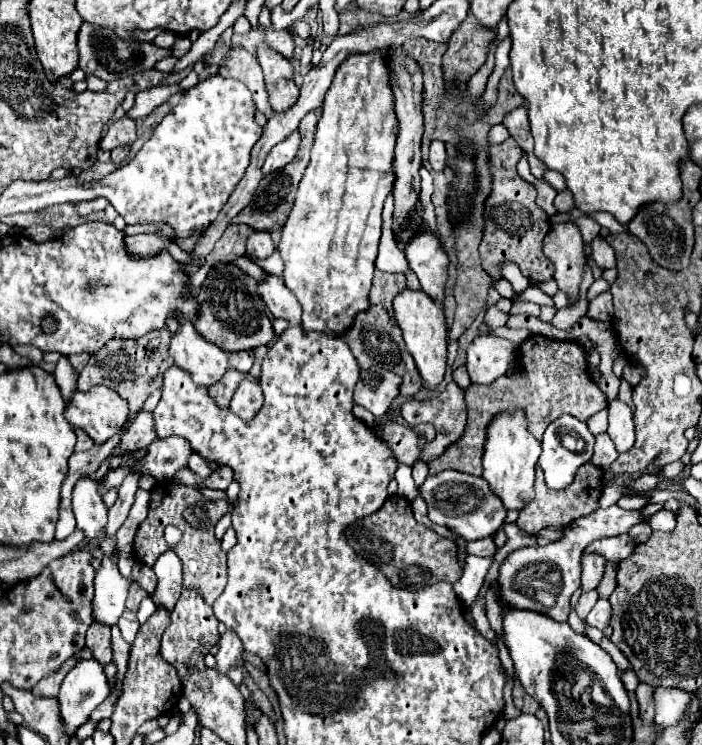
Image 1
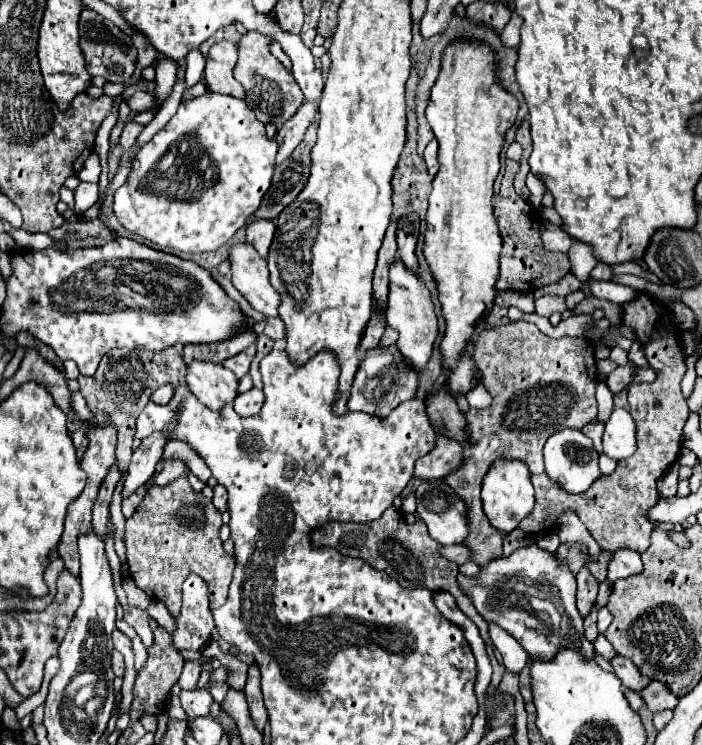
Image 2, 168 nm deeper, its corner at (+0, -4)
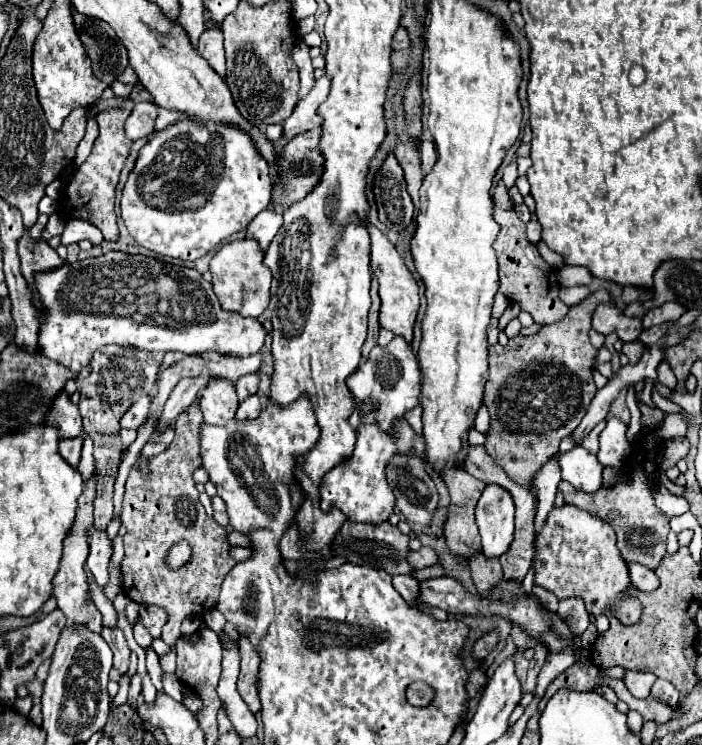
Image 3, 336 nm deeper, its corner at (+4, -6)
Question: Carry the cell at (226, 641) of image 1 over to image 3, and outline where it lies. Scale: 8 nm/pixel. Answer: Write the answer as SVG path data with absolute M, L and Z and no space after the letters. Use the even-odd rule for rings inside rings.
M164 673L162 679L165 693L171 696L176 701L182 702L183 696L180 692L180 681L176 677L176 675Z

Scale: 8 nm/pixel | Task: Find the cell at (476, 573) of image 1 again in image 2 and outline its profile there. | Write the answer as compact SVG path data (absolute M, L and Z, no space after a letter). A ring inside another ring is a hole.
M489 624L489 636L503 656L505 670L519 674L527 666L529 654L521 648L521 644L517 644L517 640L513 640L513 636L509 636L509 632L505 632L497 624Z

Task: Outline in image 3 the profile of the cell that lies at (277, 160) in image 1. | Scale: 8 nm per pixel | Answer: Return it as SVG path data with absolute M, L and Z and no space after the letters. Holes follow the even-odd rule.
M323 74L319 80L315 80L315 86L311 88L311 92L297 102L293 114L285 120L283 124L285 142L293 140L297 134L303 134L307 130L321 126L321 118L317 118L317 108L325 102L327 92L329 92L329 76Z

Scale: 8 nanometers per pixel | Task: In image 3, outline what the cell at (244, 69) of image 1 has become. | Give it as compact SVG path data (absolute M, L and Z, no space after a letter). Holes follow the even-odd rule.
M209 28L199 38L199 56L209 62L209 66L225 78L225 50L223 50L223 34L217 28Z

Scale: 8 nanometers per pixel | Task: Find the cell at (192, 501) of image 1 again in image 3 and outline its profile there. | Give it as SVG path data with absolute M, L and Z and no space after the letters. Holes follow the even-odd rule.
M197 404L189 406L189 410L185 410L185 414L181 414L175 422L175 440L171 442L171 446L151 458L151 476L143 478L137 468L131 470L127 484L125 484L125 498L123 498L123 510L121 510L121 522L127 528L125 534L125 560L121 564L121 572L123 572L123 588L127 592L127 596L137 602L137 604L155 604L161 606L167 612L167 624L163 626L163 642L167 642L169 646L175 646L177 642L177 630L185 618L185 614L197 614L203 616L209 610L215 608L217 604L217 596L219 596L219 588L221 582L225 578L225 574L229 574L229 570L237 564L231 556L229 556L229 542L227 542L227 530L223 526L219 526L211 516L205 514L205 508L199 502L199 492L195 488L193 482L193 472L201 466L201 458L199 458L199 432L201 432L203 420L201 420L201 410ZM187 540L187 544L191 546L191 560L181 566L181 570L169 570L167 566L167 554L169 548L175 546L177 542Z

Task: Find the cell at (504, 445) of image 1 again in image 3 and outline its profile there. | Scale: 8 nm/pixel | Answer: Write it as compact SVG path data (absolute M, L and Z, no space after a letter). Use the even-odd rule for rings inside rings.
M497 484L485 486L475 506L475 520L483 538L485 556L501 556L513 540L515 504L509 492Z

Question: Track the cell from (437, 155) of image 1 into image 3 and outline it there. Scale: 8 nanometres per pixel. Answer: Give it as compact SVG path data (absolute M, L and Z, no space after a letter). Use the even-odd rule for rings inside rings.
M423 140L421 146L419 146L419 152L421 152L421 168L425 174L431 172L435 160L437 160L437 154L435 154L435 144L431 140Z

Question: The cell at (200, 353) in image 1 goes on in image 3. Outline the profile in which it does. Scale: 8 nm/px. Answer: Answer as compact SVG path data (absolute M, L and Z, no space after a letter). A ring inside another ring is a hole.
M211 378L207 386L201 390L197 404L207 424L223 426L235 416L239 400L233 384L229 384L225 378Z

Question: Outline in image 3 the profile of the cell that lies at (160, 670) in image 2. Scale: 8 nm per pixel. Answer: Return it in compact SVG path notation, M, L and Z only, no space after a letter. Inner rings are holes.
M141 606L139 614L141 614L143 626L151 632L151 636L161 638L163 624L165 624L165 618L167 618L165 610L161 610L159 606Z

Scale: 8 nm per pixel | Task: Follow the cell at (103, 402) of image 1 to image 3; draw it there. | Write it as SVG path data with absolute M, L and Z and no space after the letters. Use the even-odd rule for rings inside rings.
M93 474L83 488L83 494L77 500L77 516L75 522L67 534L67 538L63 540L63 558L59 564L59 570L53 578L53 596L57 598L57 606L65 612L67 616L67 624L73 622L81 622L87 624L89 628L101 632L101 614L97 612L97 608L87 602L87 576L85 576L85 560L89 554L89 530L93 528L93 500L95 500L95 488L97 488L97 474Z

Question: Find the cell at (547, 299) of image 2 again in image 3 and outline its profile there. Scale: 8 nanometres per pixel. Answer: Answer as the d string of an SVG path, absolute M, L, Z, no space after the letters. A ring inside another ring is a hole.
M503 186L503 192L493 194L495 202L495 222L501 226L501 232L495 240L495 252L499 260L499 292L503 292L511 302L519 302L523 310L531 312L534 323L553 324L559 322L569 306L563 304L559 298L559 282L555 276L555 270L541 258L539 250L527 240L525 224L519 220L517 212L513 210L513 202L507 196L507 188Z

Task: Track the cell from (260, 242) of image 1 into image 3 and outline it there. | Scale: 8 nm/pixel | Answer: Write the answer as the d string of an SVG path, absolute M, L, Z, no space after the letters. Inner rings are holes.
M263 210L259 212L247 226L247 238L253 238L259 242L261 250L267 250L267 246L271 244L273 236L277 234L277 230L281 228L281 214L273 212L273 210Z

